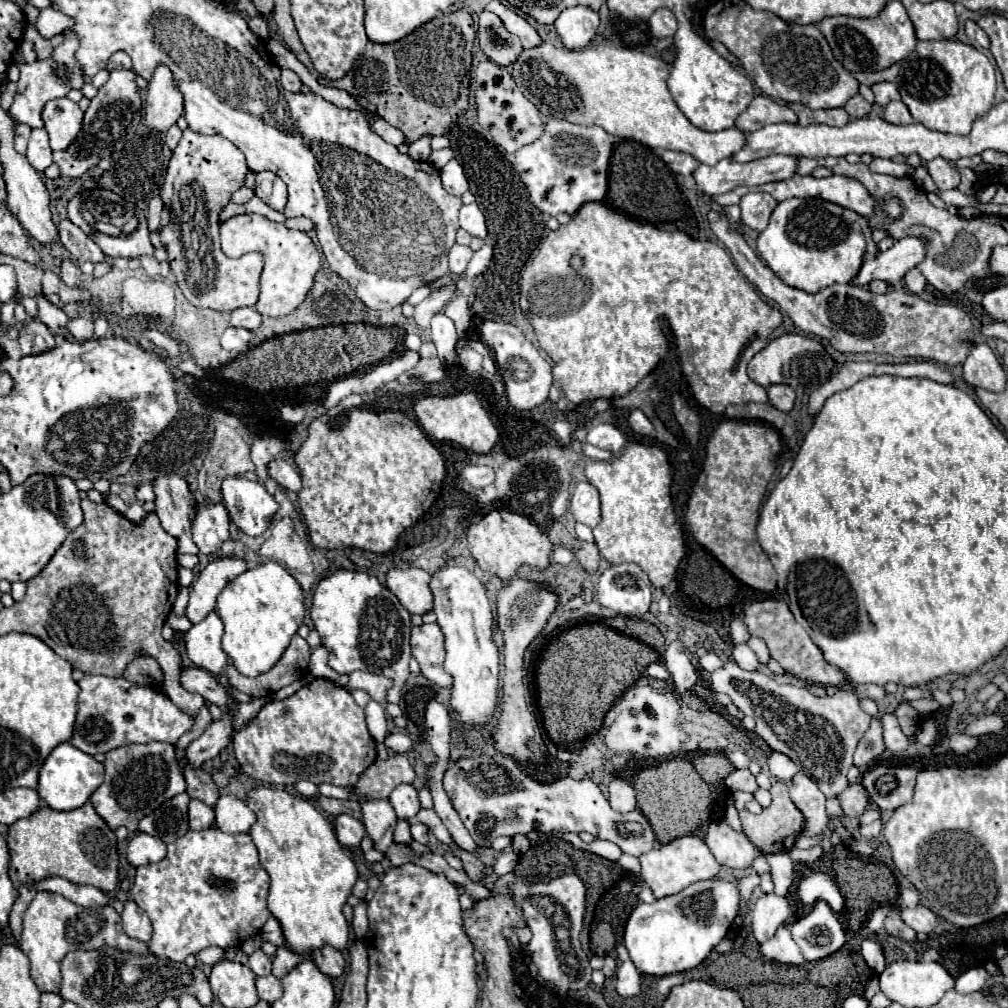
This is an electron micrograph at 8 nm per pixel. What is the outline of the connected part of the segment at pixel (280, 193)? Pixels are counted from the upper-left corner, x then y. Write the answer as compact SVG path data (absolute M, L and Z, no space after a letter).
M260 171L256 173L256 189L254 193L266 201L270 207L274 207L276 211L284 211L286 205L286 185L280 177L276 177L276 173L272 171Z

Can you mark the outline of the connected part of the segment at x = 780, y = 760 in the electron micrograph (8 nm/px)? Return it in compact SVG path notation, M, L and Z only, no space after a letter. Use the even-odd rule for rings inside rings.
M776 751L768 757L768 767L770 767L770 773L780 781L790 781L798 773L796 763L790 757Z

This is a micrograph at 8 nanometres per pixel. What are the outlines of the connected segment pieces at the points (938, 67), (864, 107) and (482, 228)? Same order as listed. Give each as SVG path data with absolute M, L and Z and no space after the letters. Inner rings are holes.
M954 39L918 41L916 49L900 63L896 83L914 121L940 133L968 135L972 123L994 107L994 65L972 45Z
M860 95L848 99L848 103L844 105L844 109L848 111L848 115L852 119L858 119L858 117L866 117L870 111L872 111L872 103L868 103L866 99L862 99Z
M476 203L462 205L462 209L460 209L460 227L466 229L470 235L480 237L480 239L486 239L486 235L488 235L484 213L480 211L480 207Z

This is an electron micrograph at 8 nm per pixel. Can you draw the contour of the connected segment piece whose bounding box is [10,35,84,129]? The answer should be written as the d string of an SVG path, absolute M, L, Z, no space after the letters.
M66 35L64 43L60 47L56 47L56 51L52 53L52 57L48 61L35 61L34 63L15 63L20 70L18 79L18 93L14 97L14 103L10 107L10 115L14 117L16 123L26 123L32 129L42 127L42 107L50 101L50 99L58 99L58 97L66 97L70 89L82 89L84 85L84 75L80 65L74 59L74 53L78 49L78 39L74 35Z

